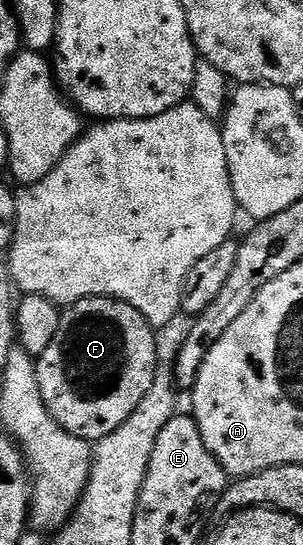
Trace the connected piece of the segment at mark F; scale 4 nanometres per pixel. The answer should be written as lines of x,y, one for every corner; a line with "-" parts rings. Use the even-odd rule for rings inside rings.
91,296
71,305
60,317
54,342
36,361
42,402
58,426
89,442
114,434
154,386
156,336
134,306
111,296

